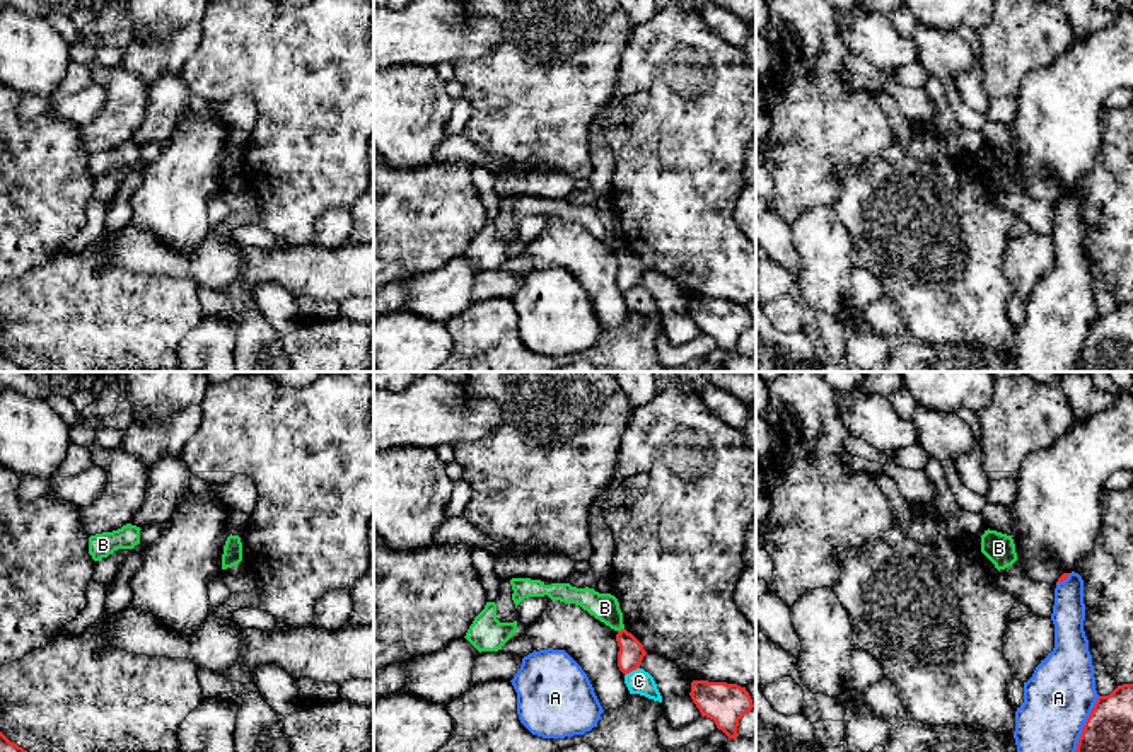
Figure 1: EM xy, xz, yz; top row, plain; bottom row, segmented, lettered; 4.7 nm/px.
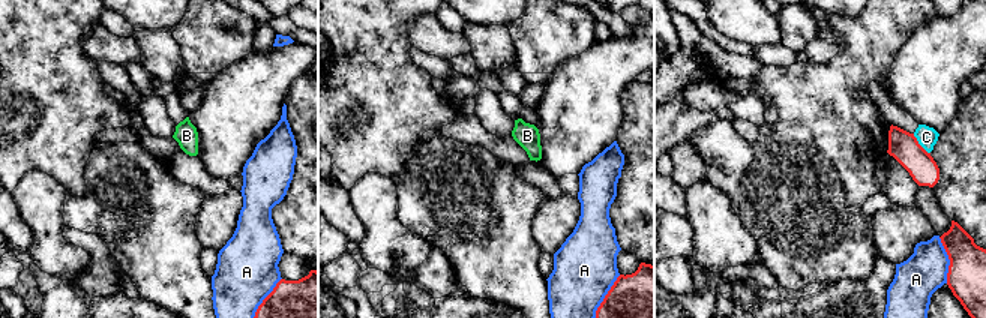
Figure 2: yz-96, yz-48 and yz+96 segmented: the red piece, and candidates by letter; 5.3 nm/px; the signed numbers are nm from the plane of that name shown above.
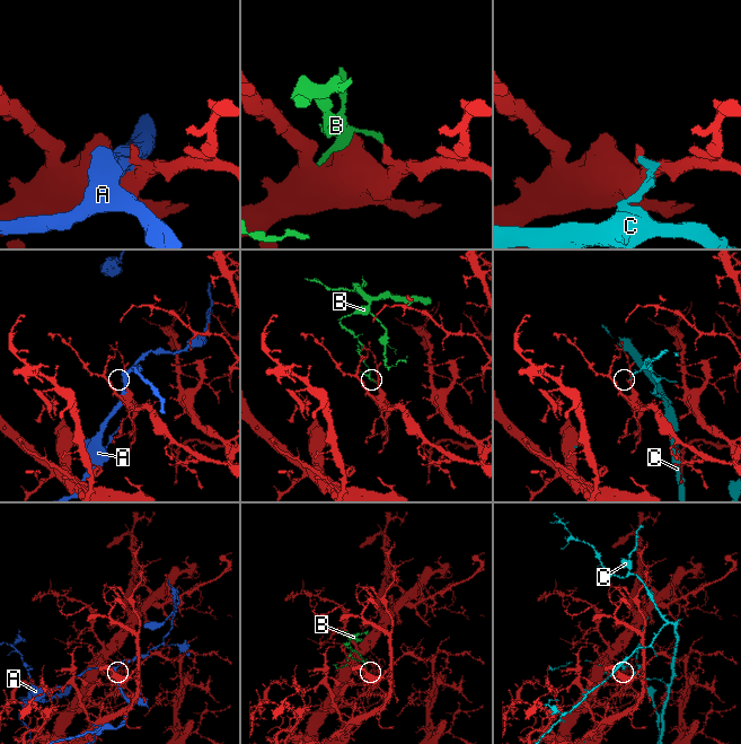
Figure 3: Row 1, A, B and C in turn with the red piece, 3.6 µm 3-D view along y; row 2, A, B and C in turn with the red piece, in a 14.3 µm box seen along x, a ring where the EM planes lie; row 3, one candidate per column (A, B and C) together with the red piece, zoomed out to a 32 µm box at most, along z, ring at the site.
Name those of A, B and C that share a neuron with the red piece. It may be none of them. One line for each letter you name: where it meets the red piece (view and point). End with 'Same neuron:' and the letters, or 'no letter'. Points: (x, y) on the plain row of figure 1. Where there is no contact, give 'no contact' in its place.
Same neuron: no letter

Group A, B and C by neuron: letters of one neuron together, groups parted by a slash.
A / B / C

